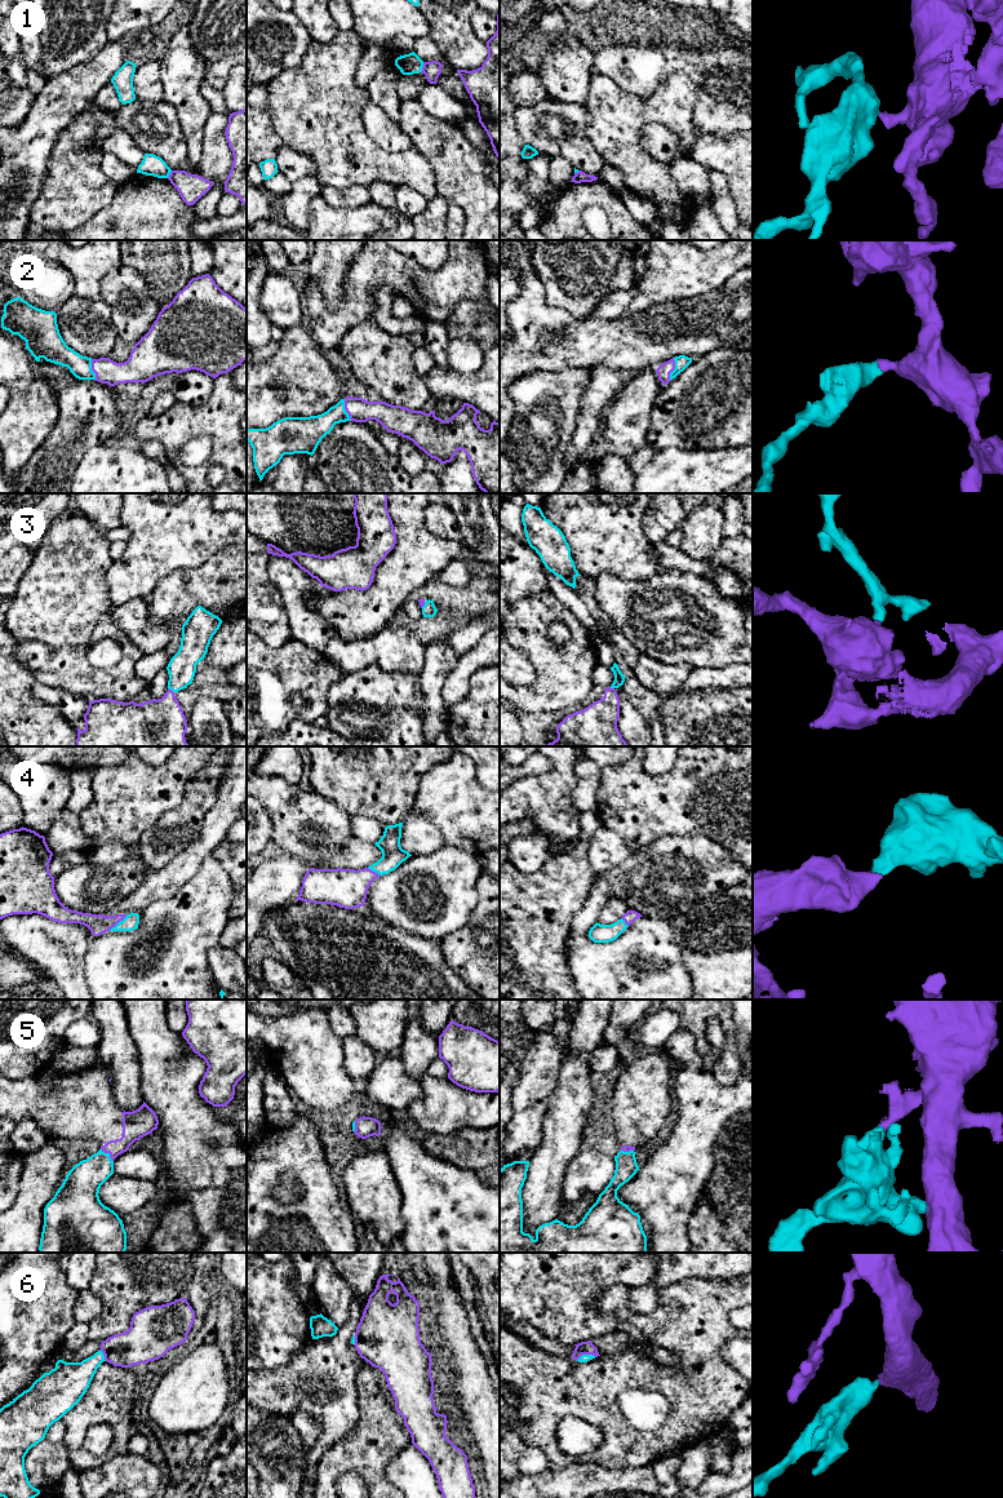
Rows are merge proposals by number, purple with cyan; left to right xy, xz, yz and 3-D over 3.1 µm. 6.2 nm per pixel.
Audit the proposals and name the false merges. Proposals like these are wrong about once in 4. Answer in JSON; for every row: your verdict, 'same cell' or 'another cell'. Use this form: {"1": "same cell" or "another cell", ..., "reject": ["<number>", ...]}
{"1": "another cell", "2": "same cell", "3": "same cell", "4": "same cell", "5": "same cell", "6": "same cell", "reject": ["1"]}

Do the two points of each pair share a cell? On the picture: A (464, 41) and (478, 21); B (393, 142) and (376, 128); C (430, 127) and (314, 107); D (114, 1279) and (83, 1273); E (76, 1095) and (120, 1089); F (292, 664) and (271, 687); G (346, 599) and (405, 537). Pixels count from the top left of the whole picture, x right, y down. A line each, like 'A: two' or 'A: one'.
A: two
B: one
C: two
D: two
E: two
F: one
G: one

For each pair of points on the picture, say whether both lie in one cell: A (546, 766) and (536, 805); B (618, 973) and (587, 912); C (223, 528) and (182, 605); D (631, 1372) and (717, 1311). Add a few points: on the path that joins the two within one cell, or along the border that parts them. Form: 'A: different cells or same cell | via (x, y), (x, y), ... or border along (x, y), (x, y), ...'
A: different cells | border along (553, 763), (547, 772), (527, 775), (514, 781)
B: same cell | via (603, 960), (582, 939), (582, 927)
C: different cells | border along (231, 545), (220, 549), (196, 567), (176, 570)
D: same cell | via (662, 1379), (689, 1375), (699, 1342)

